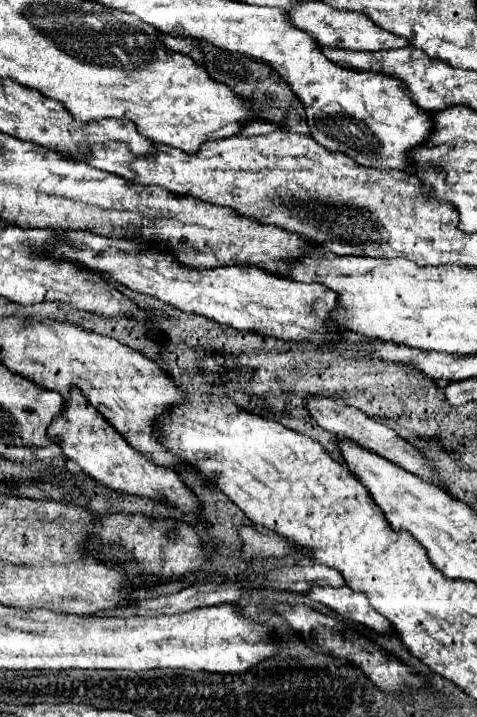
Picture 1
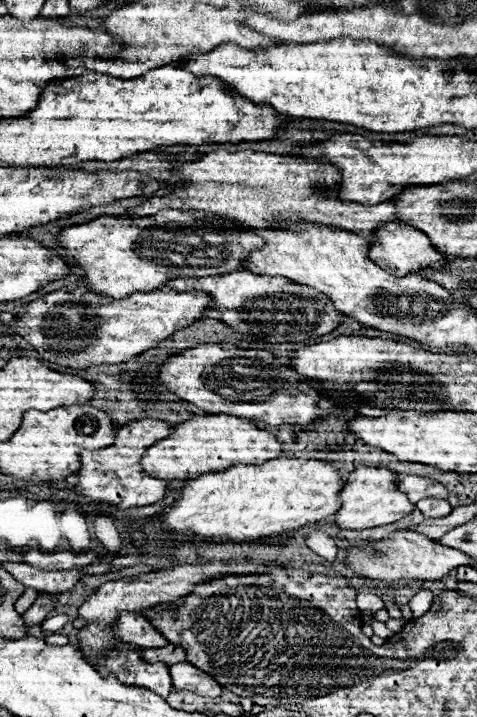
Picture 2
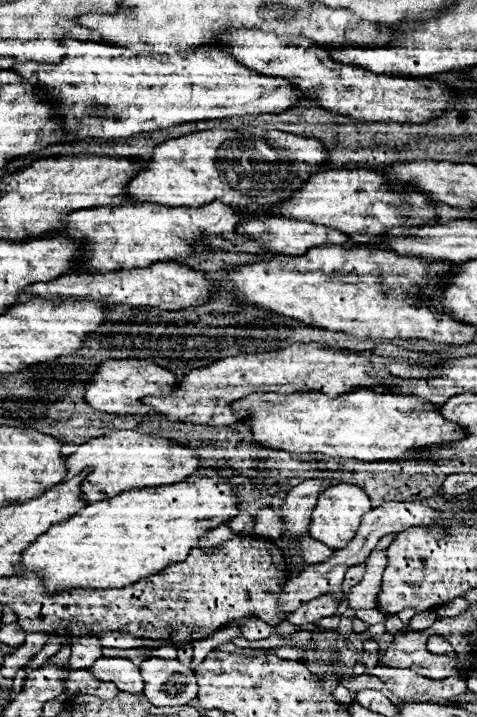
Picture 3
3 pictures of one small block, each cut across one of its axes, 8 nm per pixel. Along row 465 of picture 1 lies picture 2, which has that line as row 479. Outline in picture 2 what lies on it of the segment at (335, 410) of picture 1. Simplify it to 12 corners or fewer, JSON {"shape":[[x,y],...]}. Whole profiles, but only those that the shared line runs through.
{"shape":[[402,474],[396,480],[412,504],[446,498],[446,488],[430,478]]}

